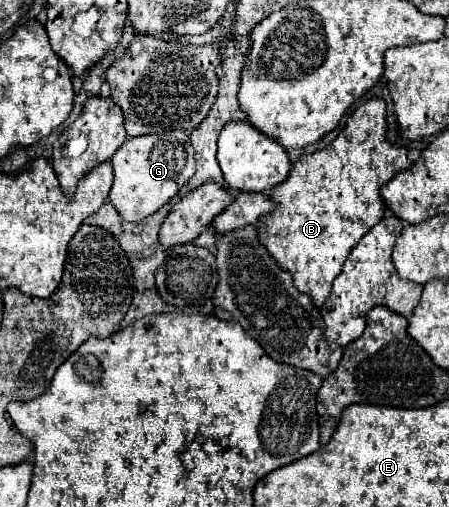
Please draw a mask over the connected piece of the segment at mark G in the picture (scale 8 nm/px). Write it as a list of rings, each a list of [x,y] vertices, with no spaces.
[[[172,130],[166,134],[128,138],[112,156],[114,186],[110,190],[110,202],[124,220],[140,222],[180,192],[180,188],[192,178],[194,166],[196,162],[188,132]]]

